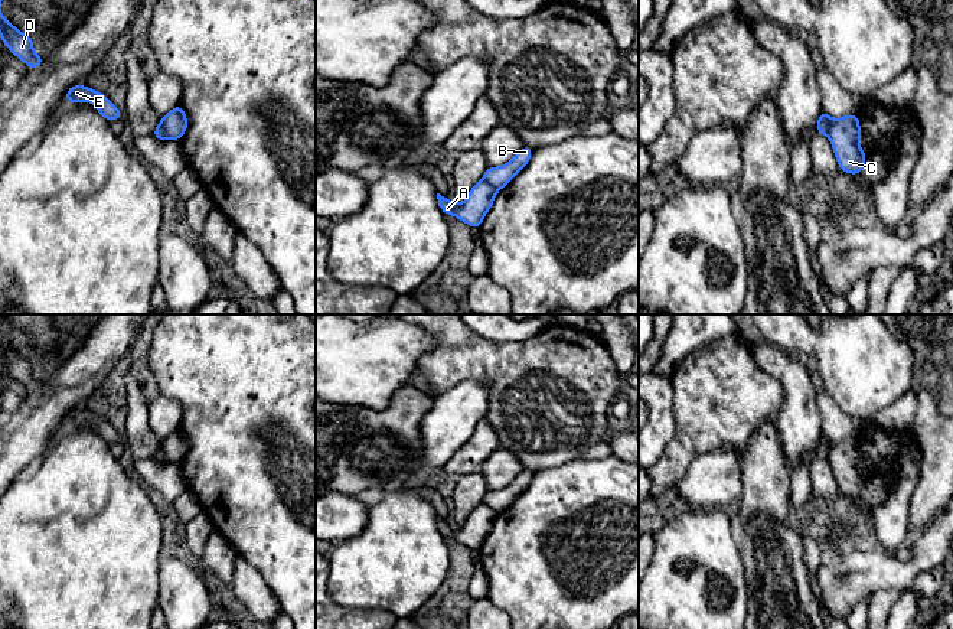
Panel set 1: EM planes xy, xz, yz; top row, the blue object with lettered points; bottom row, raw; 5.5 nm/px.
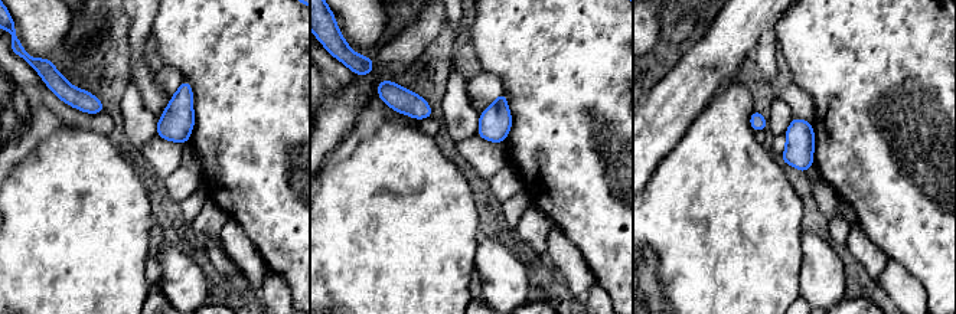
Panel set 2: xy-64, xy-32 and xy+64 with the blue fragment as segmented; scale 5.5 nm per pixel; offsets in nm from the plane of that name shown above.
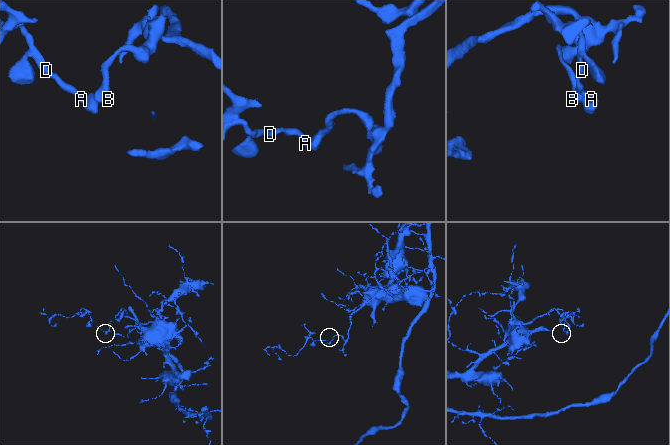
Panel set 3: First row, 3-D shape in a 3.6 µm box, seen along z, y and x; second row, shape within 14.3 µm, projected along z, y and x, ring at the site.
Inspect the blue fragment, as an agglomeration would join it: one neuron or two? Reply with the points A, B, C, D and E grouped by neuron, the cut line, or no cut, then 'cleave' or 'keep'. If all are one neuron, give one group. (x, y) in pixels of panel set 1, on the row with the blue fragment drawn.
groups A C D E / B; cut xy (160, 121), (172, 139); cleave

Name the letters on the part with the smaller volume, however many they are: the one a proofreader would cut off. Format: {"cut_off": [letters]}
{"cut_off": ["A", "C", "D", "E"]}

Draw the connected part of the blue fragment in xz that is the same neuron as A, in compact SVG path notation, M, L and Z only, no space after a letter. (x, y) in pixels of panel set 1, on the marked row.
M480 180L471 188L469 196L461 205L454 205L451 199L444 198L440 193L437 193L437 199L440 209L446 215L453 214L471 228L480 228L484 215L493 205L496 193L497 189L487 182Z

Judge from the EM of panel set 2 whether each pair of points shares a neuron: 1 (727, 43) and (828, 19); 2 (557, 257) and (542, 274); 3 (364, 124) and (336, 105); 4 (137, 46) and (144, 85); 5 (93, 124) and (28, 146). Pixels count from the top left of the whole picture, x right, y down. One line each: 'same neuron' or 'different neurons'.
1: different neurons
2: different neurons
3: different neurons
4: same neuron
5: same neuron

